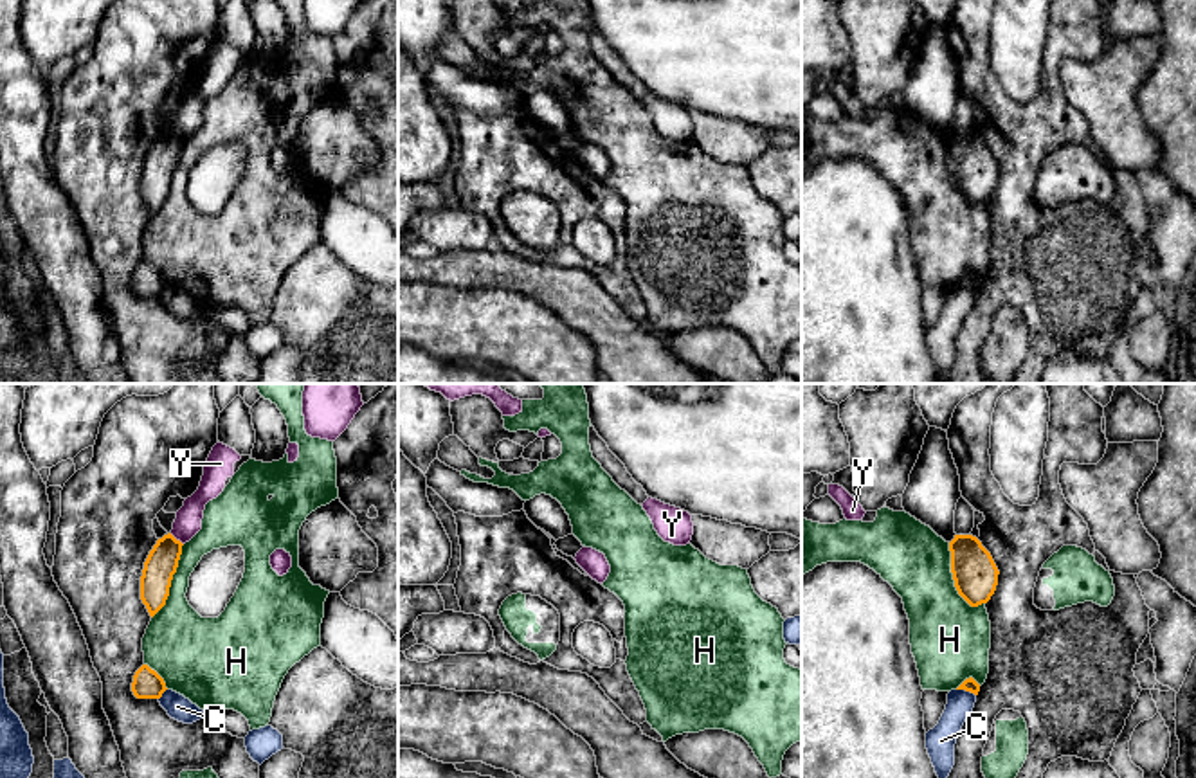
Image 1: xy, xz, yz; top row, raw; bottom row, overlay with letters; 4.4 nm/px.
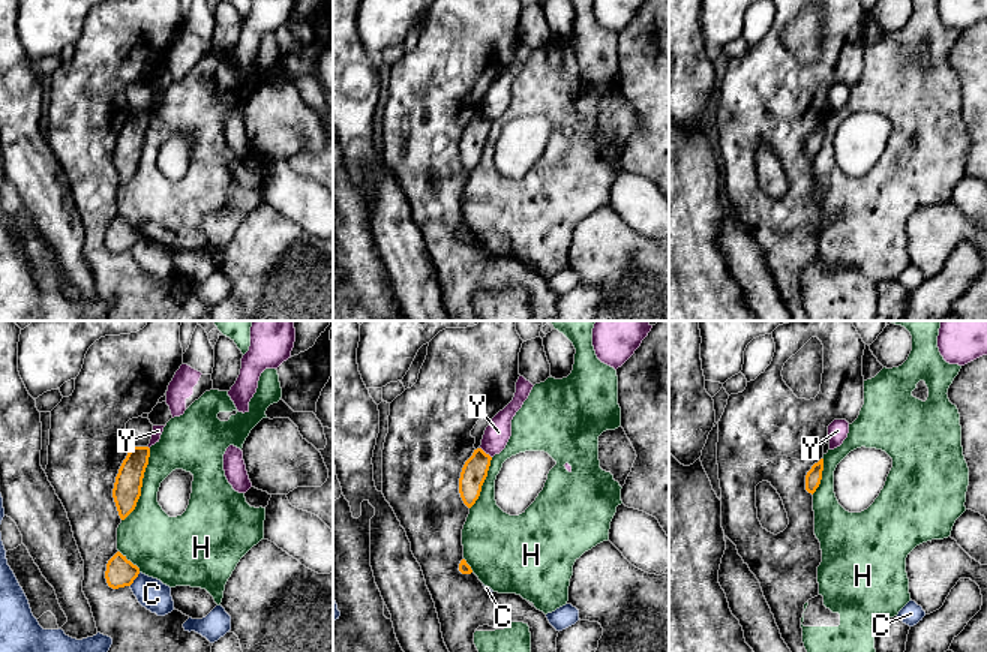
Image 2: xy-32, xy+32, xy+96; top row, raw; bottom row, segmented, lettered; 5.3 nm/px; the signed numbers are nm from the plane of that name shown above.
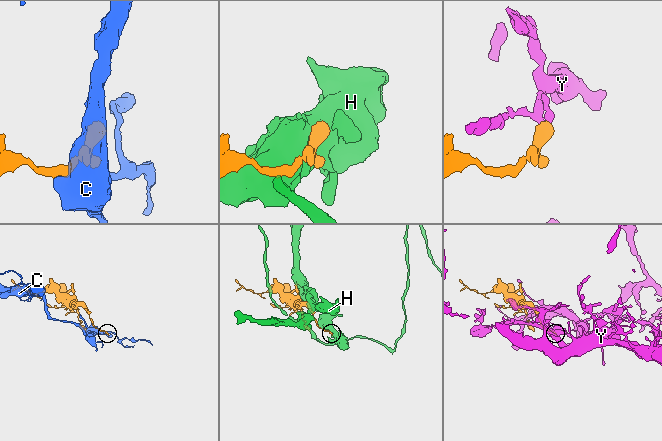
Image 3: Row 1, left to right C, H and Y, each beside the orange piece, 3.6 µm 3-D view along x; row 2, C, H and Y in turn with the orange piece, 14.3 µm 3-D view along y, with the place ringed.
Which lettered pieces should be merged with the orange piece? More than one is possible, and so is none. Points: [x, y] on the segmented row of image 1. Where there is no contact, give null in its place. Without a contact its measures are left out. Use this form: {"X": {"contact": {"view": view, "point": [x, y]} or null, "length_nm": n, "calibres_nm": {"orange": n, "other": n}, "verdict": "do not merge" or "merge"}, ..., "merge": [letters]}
{"C": {"contact": {"view": "yz", "point": [966, 690]}, "length_nm": 90, "calibres_nm": {"orange": 60, "other": 120}, "verdict": "do not merge"}, "H": {"contact": {"view": "yz", "point": [953, 578]}, "length_nm": 320, "calibres_nm": {"orange": 200, "other": 320}, "verdict": "do not merge"}, "Y": {"contact": {"view": "xy", "point": [175, 539]}, "length_nm": 80, "calibres_nm": {"orange": 140, "other": 120}, "verdict": "do not merge"}, "merge": []}

